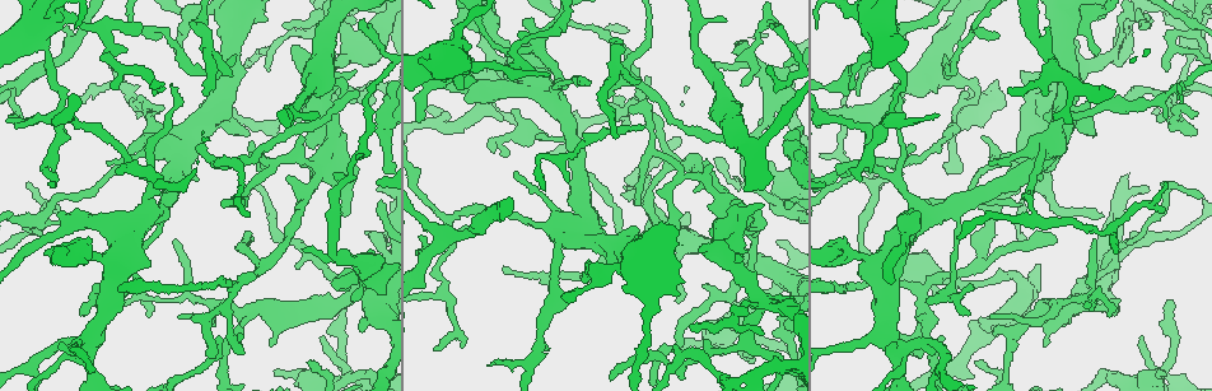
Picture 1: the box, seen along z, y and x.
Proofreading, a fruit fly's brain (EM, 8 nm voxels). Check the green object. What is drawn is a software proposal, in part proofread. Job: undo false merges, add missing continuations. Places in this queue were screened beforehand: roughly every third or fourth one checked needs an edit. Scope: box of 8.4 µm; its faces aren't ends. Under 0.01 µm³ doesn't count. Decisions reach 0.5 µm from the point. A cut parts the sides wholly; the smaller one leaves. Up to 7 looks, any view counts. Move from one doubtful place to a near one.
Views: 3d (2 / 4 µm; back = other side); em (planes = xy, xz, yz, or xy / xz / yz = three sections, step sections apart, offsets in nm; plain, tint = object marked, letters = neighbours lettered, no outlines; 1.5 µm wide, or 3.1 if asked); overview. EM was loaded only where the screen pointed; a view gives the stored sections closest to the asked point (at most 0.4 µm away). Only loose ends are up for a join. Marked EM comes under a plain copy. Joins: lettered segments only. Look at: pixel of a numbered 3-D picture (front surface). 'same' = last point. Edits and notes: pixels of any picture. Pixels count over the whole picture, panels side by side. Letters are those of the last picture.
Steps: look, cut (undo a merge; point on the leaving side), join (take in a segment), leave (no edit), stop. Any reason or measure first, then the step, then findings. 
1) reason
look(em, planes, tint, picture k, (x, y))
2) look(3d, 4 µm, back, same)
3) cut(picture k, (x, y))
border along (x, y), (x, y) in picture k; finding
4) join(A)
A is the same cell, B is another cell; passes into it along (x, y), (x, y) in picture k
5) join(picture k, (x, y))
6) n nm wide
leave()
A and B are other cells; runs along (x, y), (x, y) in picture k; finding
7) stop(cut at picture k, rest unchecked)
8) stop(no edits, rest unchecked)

thin end
look(3d, 2 µm, back, picture 1, (148, 317))

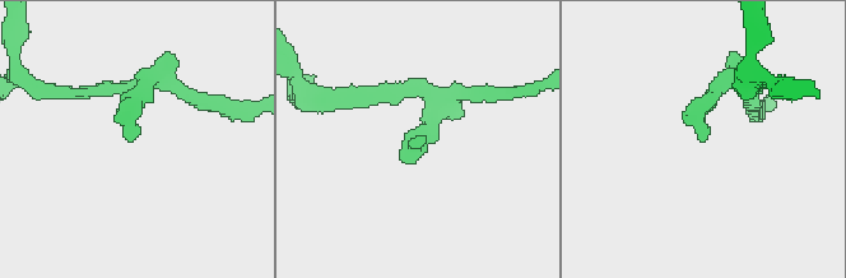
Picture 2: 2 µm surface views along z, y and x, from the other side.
look(em, yz, step 4, letters, picture 2, (700, 139))

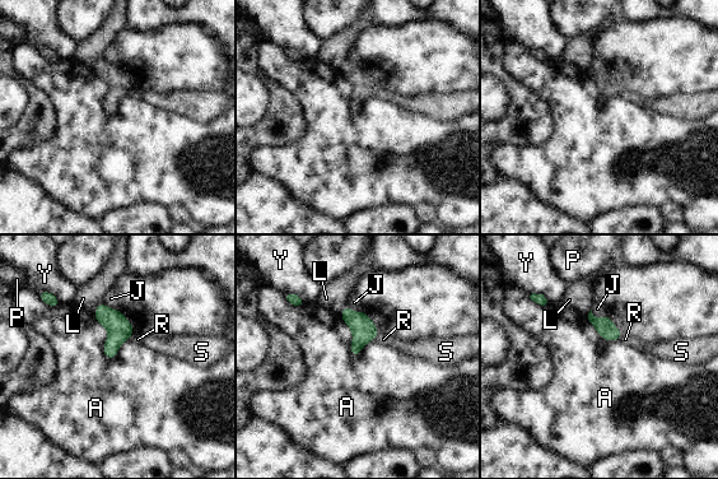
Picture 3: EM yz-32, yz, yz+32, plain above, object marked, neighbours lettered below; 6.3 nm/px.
A touches over 320 nm
join(R)
R is the same cell, A, J, L, P, S and Y are other cells; the neuron continues

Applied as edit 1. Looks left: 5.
look(overview)

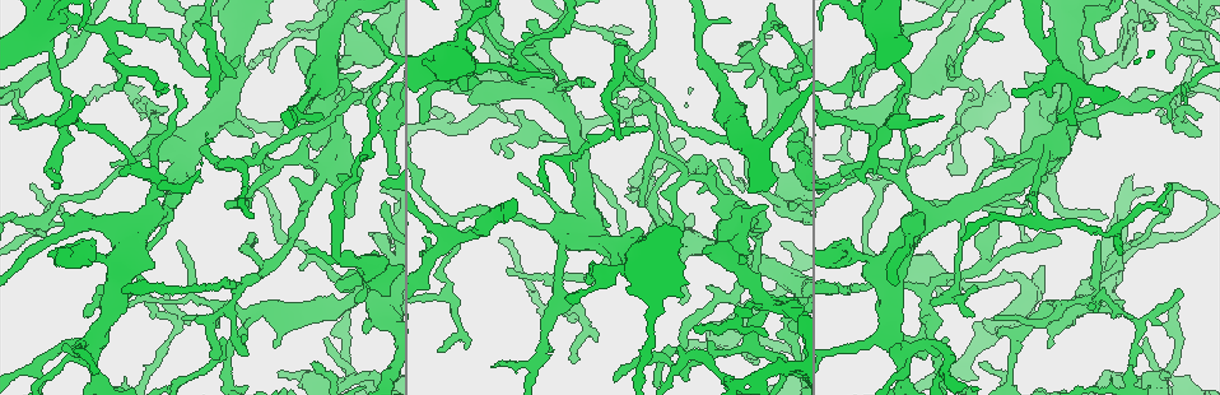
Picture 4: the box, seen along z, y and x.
a fork
look(3d, 4 µm, back, picture 4, (449, 290))

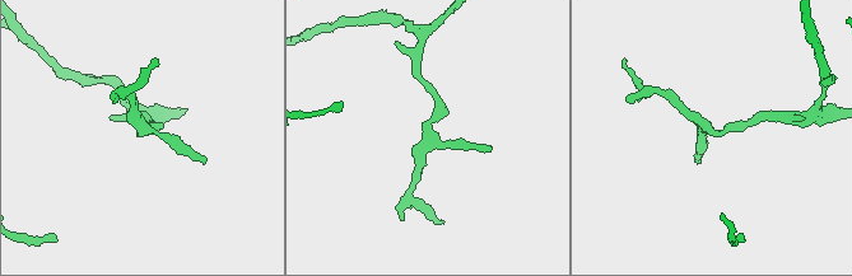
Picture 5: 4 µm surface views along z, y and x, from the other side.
3 arms
look(em, planes, tint, picture 5, (707, 129))

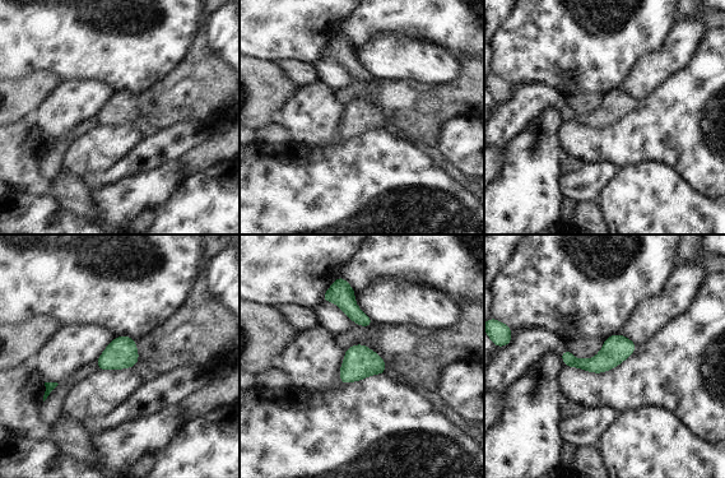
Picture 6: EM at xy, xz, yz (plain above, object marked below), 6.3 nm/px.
look(em, planes, letters, same)

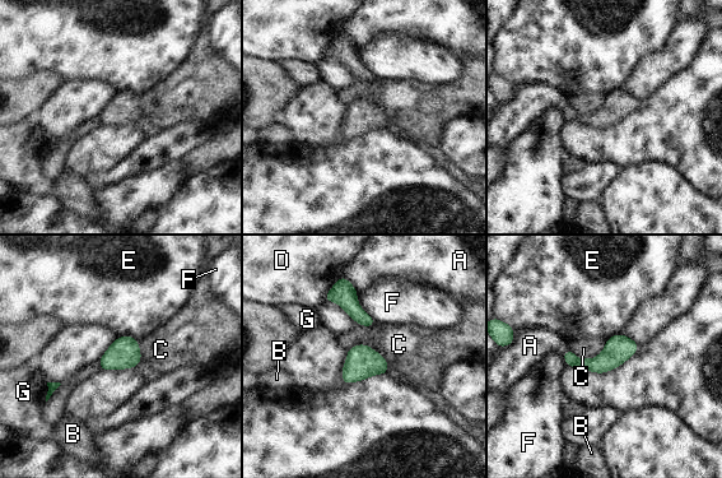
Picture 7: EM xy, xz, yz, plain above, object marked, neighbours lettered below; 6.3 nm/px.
leave()
A, B, C, D, E, F and G are other cells; border along (348, 348), (368, 344), (387, 363) in picture 7; continuous, no second neuron

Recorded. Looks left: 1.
stop(join at picture 3, rest unchecked)

